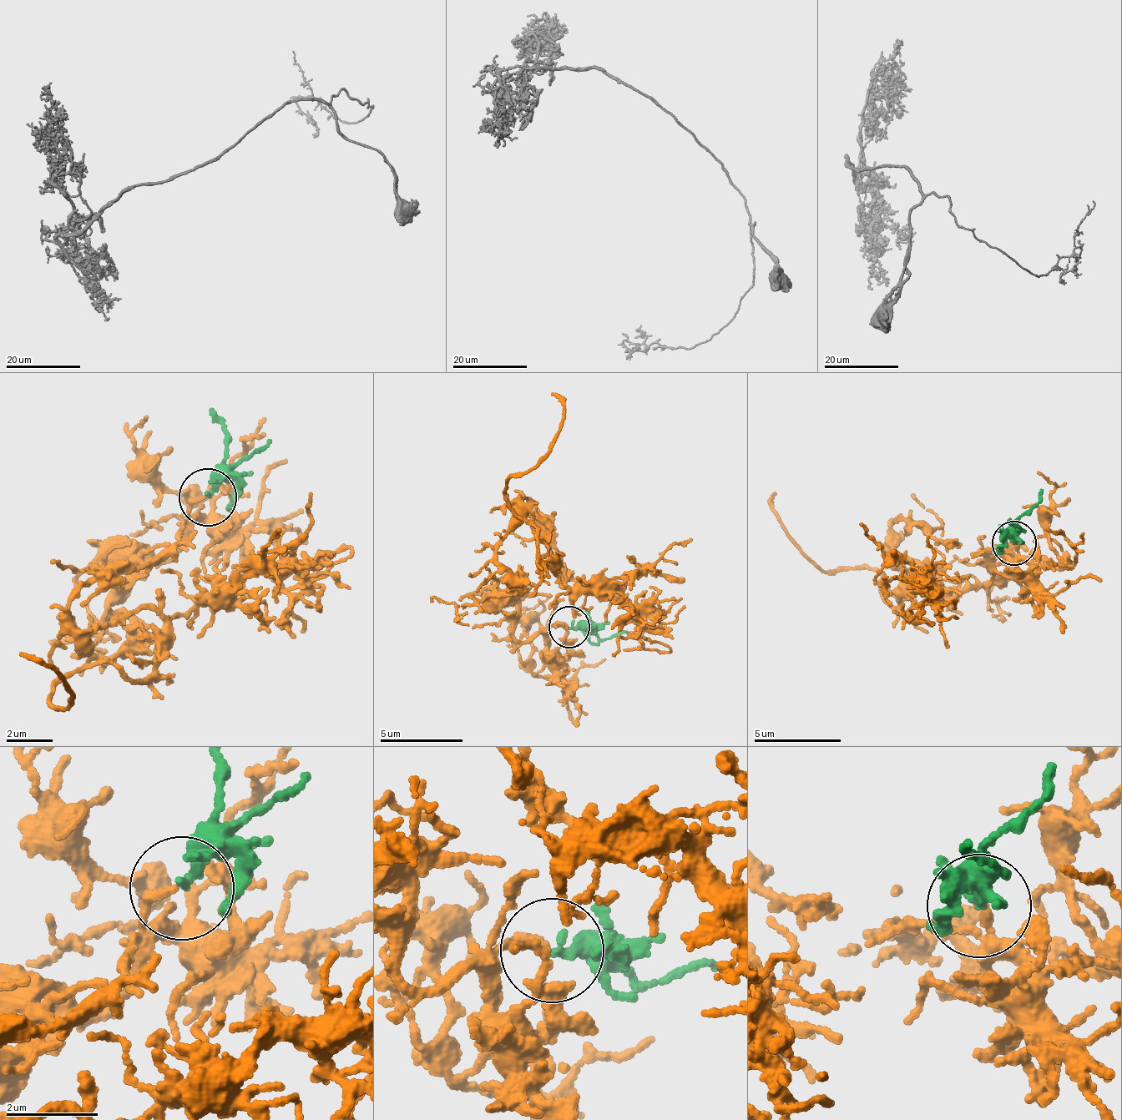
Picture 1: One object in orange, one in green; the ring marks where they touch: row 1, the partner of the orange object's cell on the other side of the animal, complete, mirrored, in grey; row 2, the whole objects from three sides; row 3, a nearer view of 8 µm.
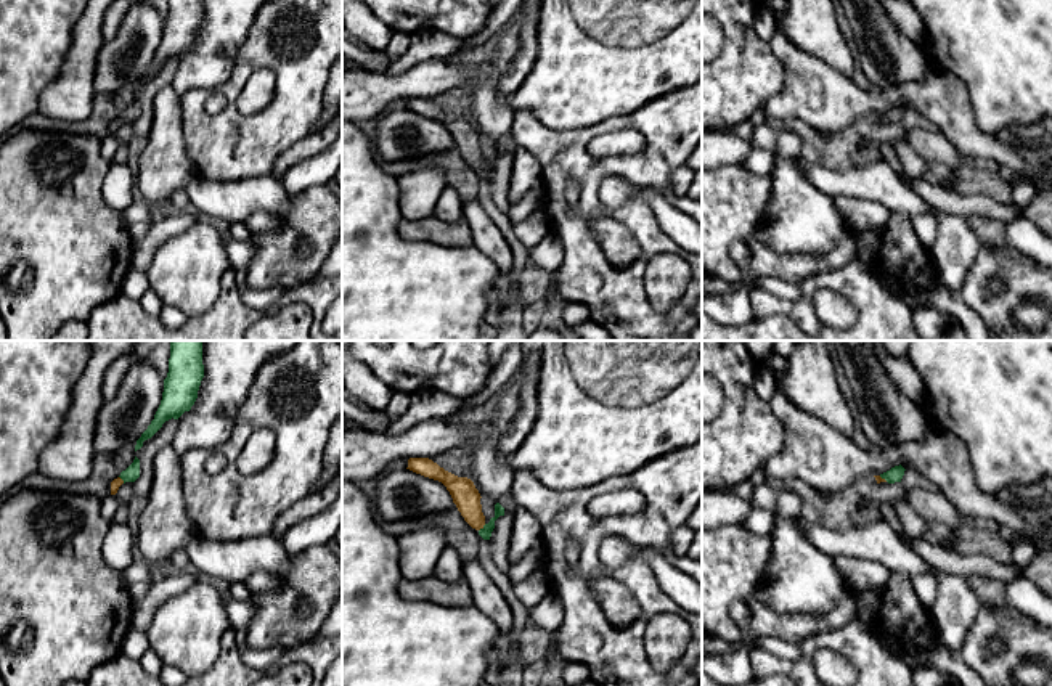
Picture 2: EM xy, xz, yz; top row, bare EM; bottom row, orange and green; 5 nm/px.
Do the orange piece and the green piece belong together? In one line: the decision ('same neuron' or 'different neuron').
same neuron

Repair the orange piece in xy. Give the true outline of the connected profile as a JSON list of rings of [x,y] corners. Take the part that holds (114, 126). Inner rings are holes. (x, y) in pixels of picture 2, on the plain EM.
[[[135,96],[133,103],[111,122],[111,135],[116,135],[119,127],[125,122],[135,122],[140,117],[140,100]]]

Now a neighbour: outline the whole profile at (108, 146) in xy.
[[[108,135],[104,140],[101,140],[100,151],[109,162],[112,162],[114,154],[122,145],[124,143],[116,135]]]

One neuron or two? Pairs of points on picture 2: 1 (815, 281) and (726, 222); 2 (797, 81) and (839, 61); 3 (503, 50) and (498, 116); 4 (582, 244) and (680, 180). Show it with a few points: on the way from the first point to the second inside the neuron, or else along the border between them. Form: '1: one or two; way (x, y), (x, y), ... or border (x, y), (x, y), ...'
1: two; border (844, 267), (816, 272), (795, 283)
2: two; border (797, 45), (850, 79)
3: one; way (500, 66), (492, 82), (492, 100)
4: two; border (683, 163), (672, 174), (668, 183)

